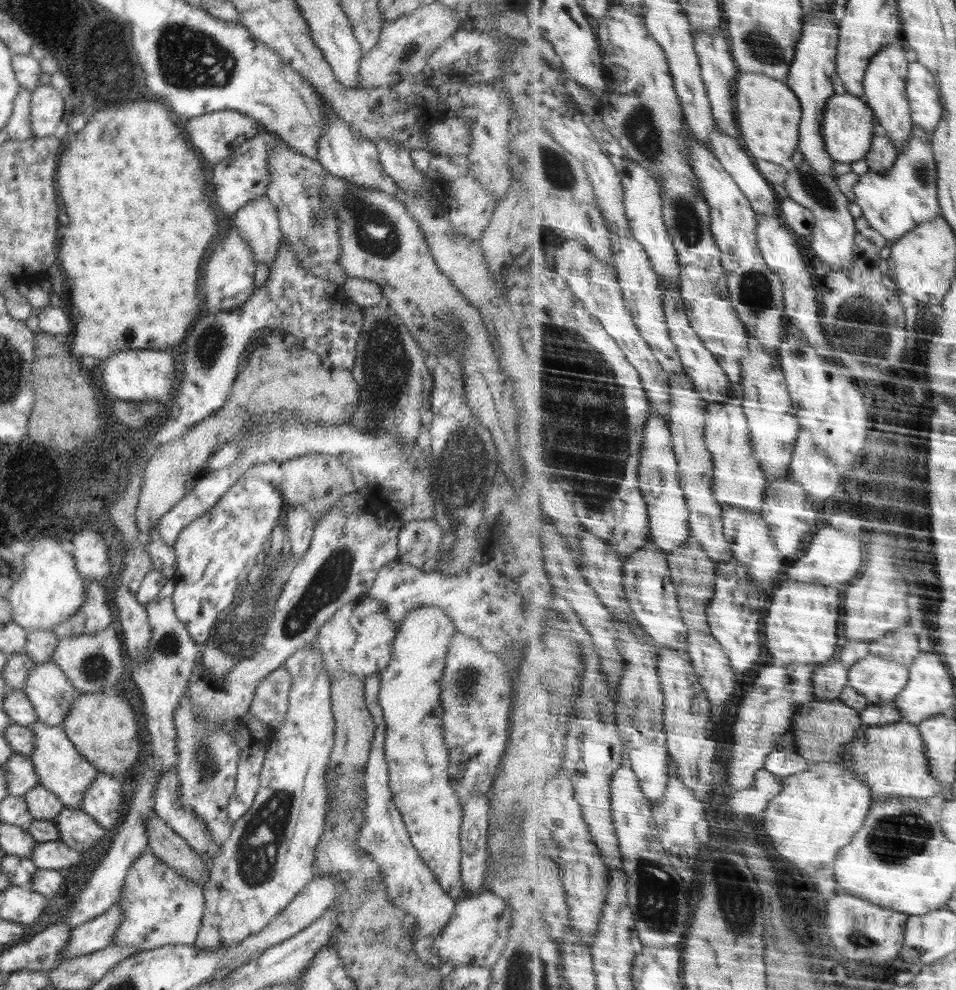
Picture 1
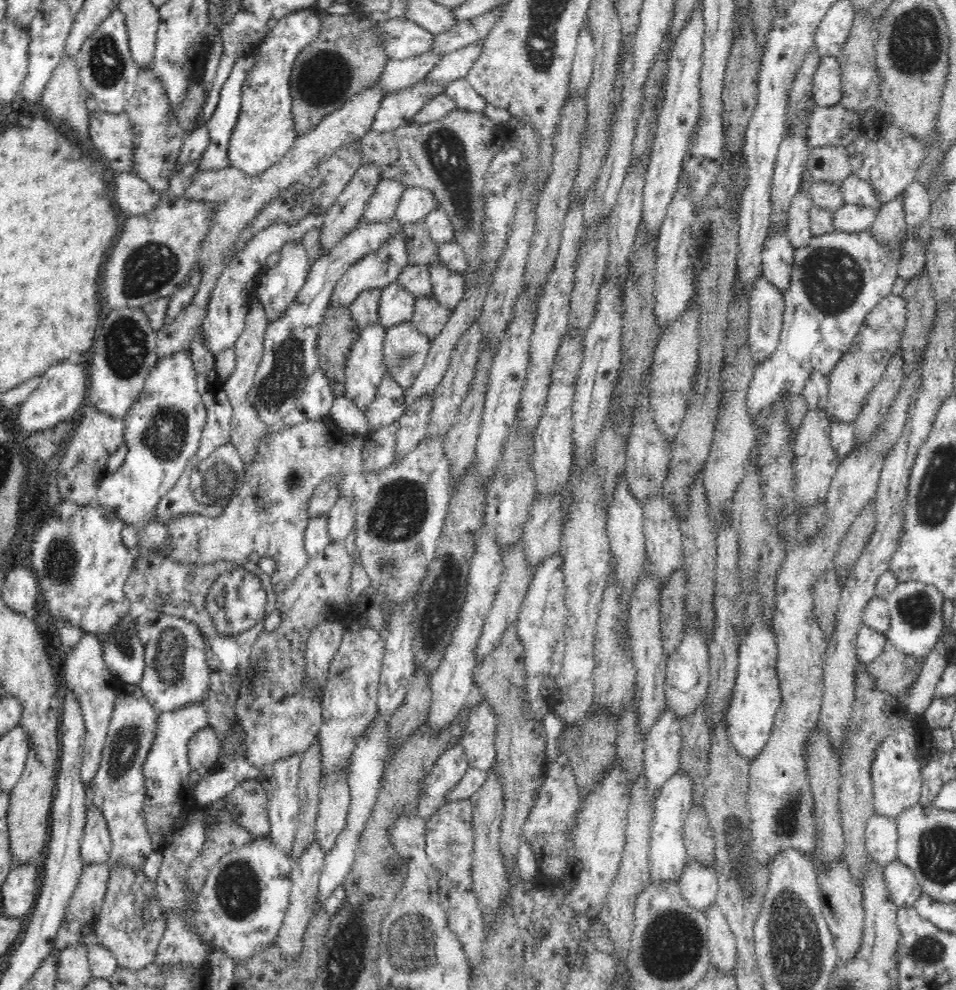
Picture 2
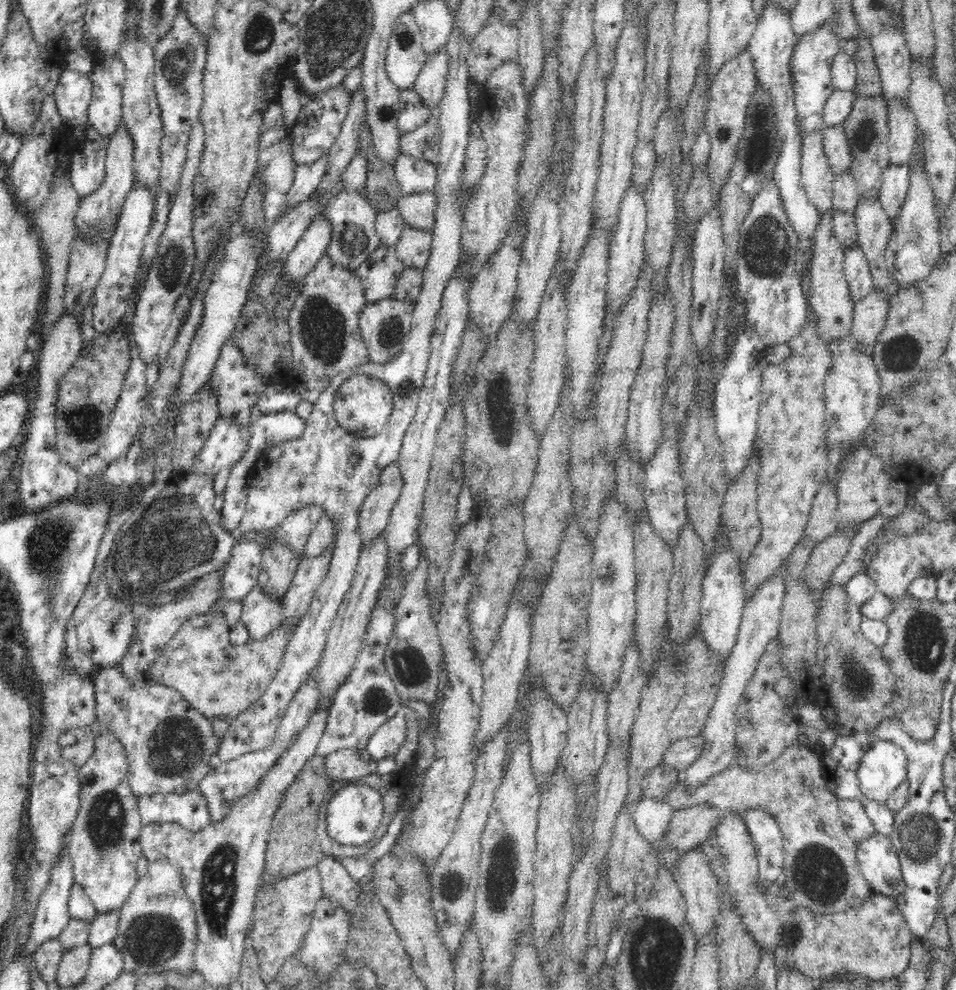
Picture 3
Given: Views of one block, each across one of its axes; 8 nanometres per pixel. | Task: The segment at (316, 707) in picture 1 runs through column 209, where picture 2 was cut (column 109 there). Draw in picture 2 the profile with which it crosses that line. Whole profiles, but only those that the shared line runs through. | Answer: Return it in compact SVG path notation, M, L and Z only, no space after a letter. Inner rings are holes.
M121 862L110 865L104 904L97 916L95 941L108 947L119 966L128 970L142 970L156 960L156 952L166 928L164 913L159 905L155 883L142 877L136 868L125 868Z

